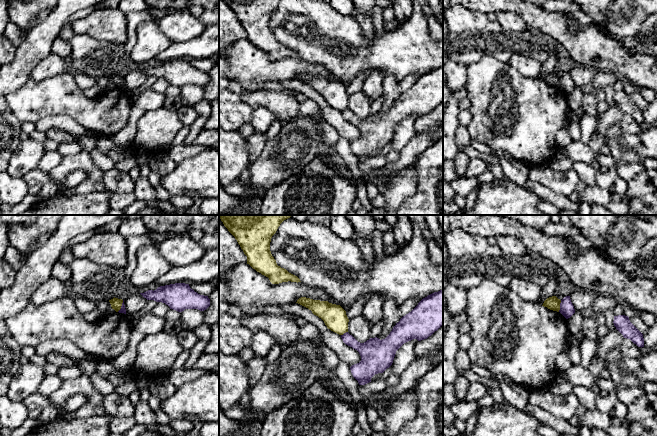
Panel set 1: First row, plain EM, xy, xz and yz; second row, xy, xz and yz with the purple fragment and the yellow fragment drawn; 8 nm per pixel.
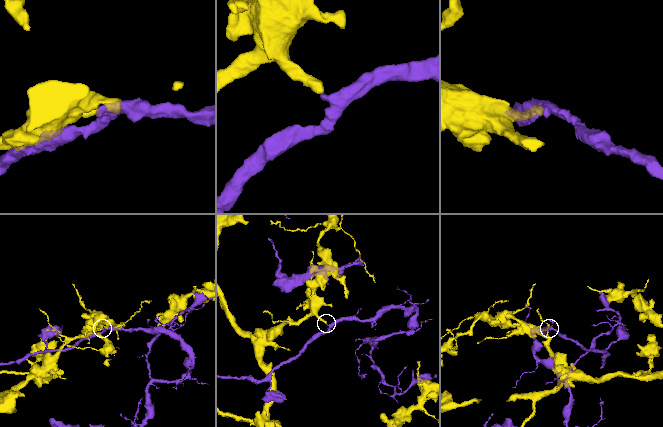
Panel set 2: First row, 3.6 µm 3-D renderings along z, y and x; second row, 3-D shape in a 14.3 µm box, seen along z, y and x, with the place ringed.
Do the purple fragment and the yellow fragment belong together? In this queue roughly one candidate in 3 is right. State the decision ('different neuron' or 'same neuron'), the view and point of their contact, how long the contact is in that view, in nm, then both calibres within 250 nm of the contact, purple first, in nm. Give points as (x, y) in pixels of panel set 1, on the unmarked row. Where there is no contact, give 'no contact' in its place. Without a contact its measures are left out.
different neuron; meets purple in yz at (560, 82); contact 100 nm long; 110 nm thick on the purple side, 110 nm on the other

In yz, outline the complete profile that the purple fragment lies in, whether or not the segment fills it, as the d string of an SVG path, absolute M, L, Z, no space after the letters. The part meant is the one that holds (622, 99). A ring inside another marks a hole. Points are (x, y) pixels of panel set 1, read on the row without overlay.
M614 92L613 99L624 114L630 115L638 123L644 123L643 110L630 98L628 92Z

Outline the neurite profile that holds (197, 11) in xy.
M193 5L189 7L188 10L194 17L197 18L200 18L205 12L205 9L199 5Z

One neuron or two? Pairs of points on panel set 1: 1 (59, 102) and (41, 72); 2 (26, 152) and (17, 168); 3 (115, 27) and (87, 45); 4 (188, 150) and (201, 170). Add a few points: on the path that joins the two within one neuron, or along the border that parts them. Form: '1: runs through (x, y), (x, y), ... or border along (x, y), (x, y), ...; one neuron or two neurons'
1: border along (67, 70), (40, 81), (33, 81), (30, 78); two neurons
2: runs through (26, 156), (19, 164); one neuron
3: border along (76, 33), (88, 34), (94, 38), (120, 44); two neurons
4: border along (205, 148), (177, 164); two neurons

